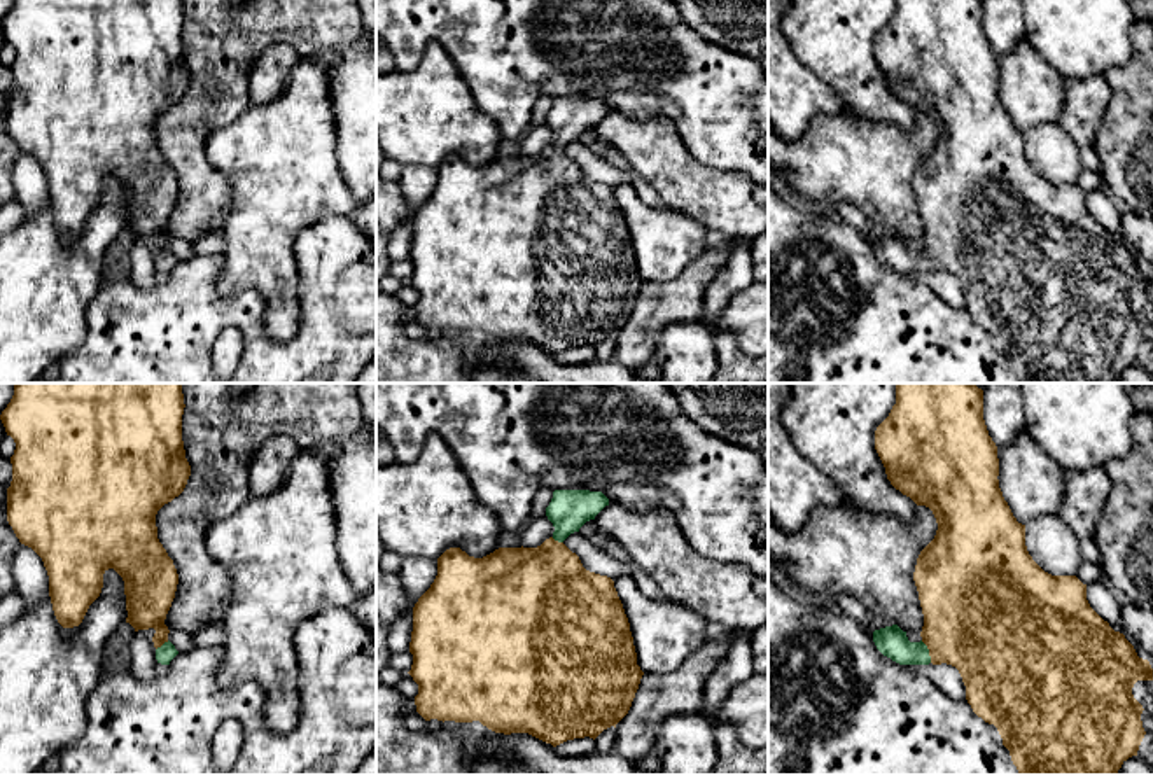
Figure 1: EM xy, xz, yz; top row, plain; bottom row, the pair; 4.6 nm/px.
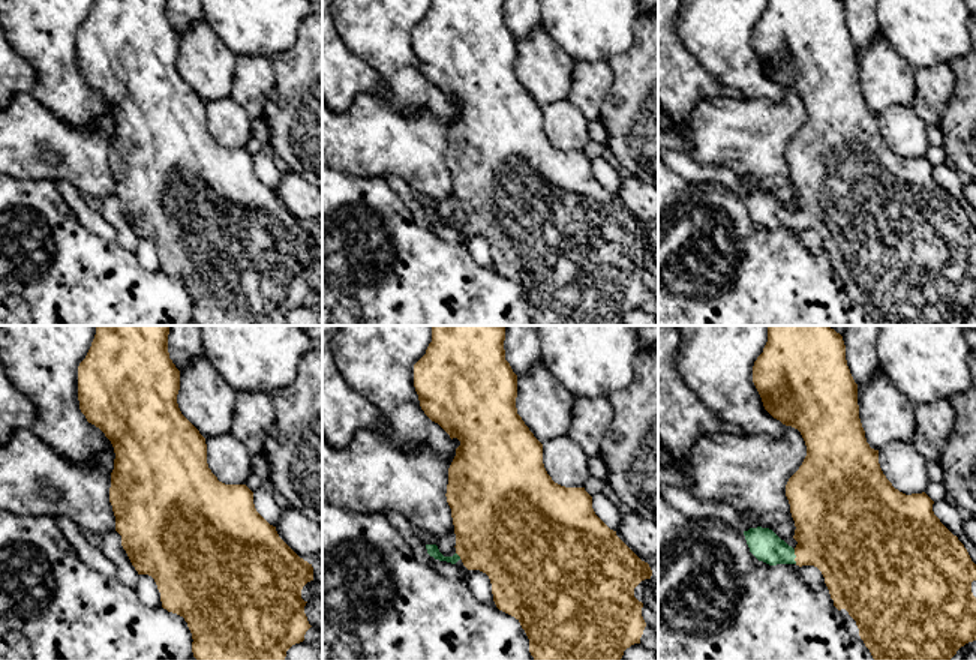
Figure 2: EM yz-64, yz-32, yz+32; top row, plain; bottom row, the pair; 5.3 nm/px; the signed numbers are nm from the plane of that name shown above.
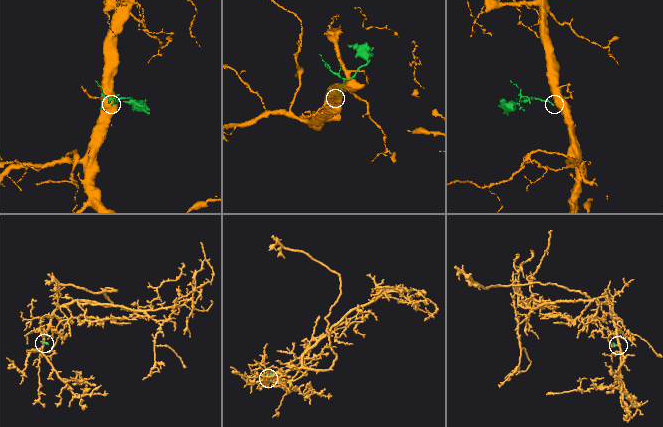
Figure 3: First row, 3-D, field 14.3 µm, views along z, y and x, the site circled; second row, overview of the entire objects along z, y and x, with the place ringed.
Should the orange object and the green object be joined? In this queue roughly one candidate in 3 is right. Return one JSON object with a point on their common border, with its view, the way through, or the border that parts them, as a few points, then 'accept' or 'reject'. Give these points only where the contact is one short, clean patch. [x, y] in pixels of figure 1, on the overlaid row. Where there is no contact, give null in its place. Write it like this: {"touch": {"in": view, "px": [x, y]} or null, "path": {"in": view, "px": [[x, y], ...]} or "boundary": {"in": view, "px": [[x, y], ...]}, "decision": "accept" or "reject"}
{"touch": {"in": "yz", "px": [929, 651]}, "path": {"in": "yz", "px": [[973, 620], [929, 651], [901, 651], [891, 641]]}, "decision": "accept"}

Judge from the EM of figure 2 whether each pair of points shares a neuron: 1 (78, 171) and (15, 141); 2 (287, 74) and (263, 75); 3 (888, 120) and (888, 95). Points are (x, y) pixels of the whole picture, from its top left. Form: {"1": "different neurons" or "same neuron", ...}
{"1": "same neuron", "2": "different neurons", "3": "different neurons"}

